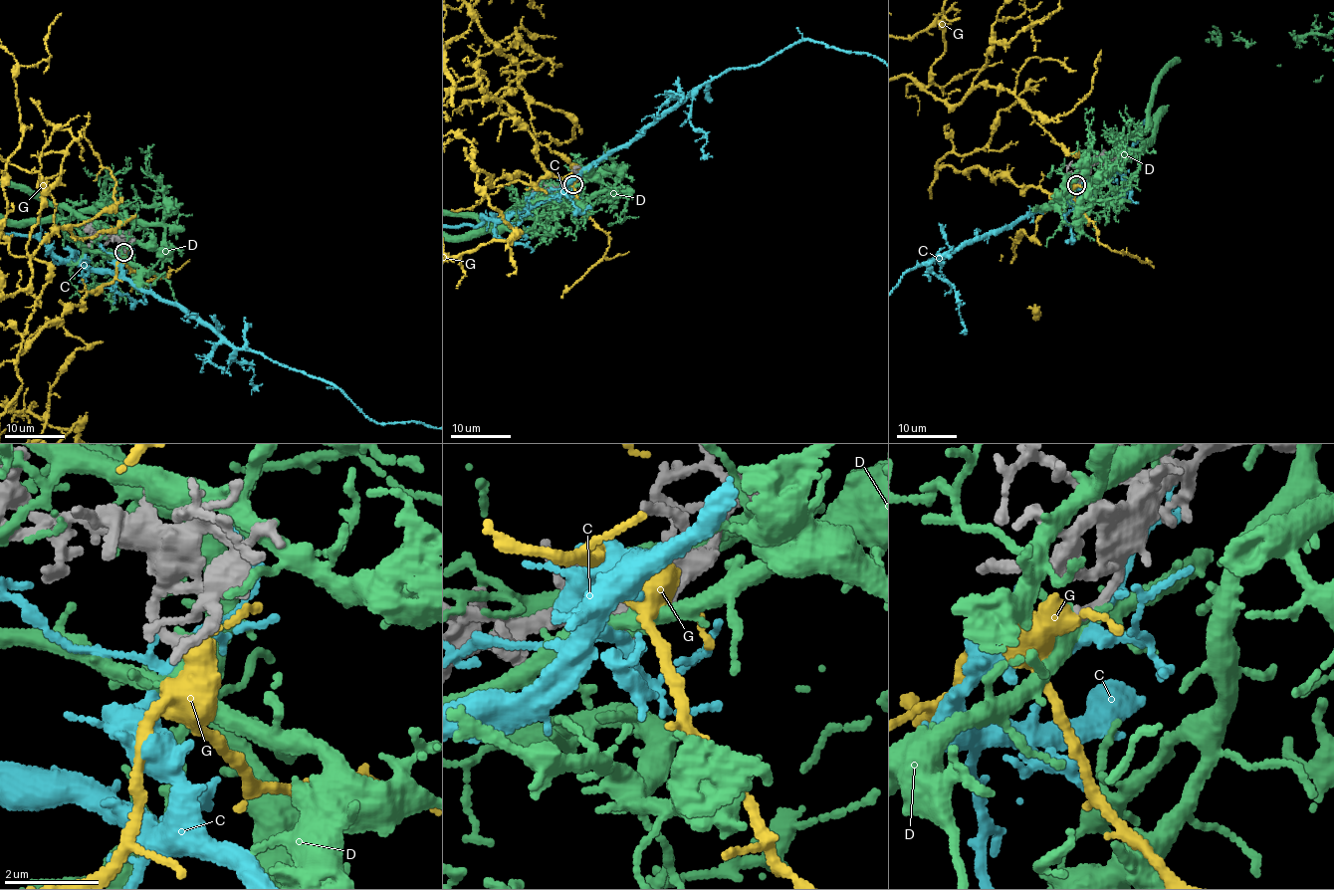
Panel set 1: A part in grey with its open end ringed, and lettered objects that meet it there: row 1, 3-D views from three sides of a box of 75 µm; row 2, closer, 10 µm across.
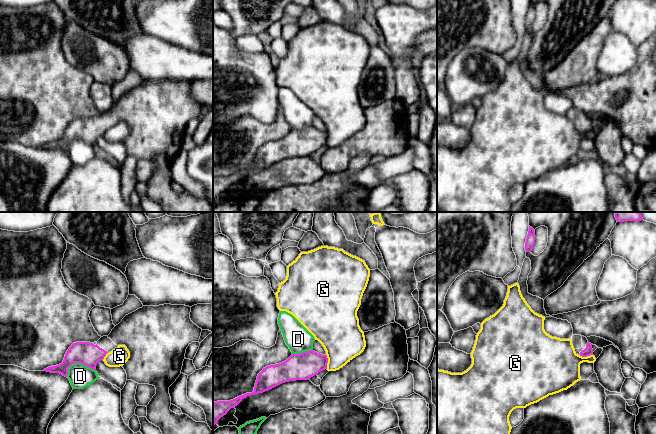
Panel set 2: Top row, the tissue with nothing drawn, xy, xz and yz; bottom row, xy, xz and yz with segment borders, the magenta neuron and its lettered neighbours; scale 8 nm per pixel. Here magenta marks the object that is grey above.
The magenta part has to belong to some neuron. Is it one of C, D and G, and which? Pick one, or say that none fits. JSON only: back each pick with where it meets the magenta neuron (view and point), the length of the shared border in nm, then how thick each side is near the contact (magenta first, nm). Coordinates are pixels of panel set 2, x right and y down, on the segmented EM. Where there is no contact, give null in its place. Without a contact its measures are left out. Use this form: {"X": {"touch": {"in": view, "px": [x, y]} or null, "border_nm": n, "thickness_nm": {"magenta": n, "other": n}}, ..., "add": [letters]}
{"add": []}

